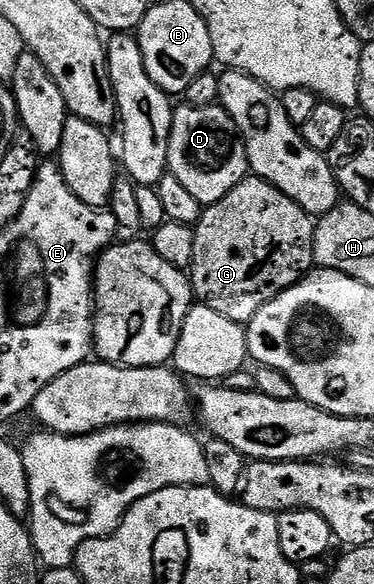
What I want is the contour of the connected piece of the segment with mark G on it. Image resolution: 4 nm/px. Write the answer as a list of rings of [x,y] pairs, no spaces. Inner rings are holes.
[[[247,177],[241,179],[229,193],[220,201],[209,204],[205,208],[206,211],[199,217],[198,223],[194,227],[194,252],[192,253],[192,261],[188,268],[188,278],[190,285],[194,289],[195,300],[201,306],[208,309],[216,309],[216,313],[228,317],[232,321],[240,324],[247,324],[252,317],[256,317],[256,313],[268,301],[272,301],[284,289],[288,289],[292,284],[299,283],[308,272],[315,266],[314,262],[314,224],[315,220],[300,205],[296,205],[296,201],[292,201],[284,193],[280,193],[280,189],[276,189],[268,181],[257,177]]]

